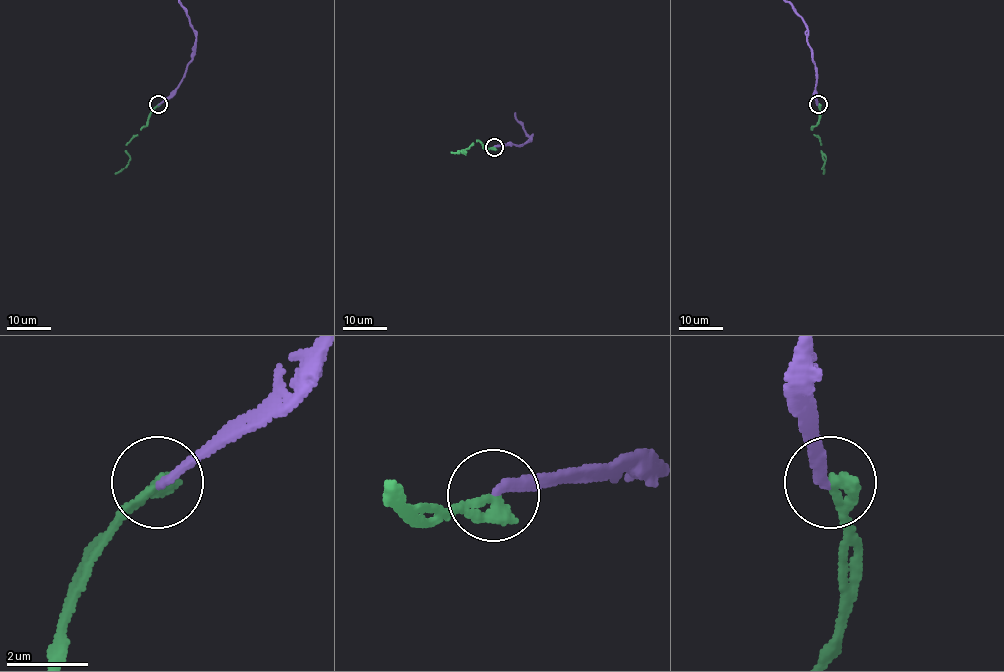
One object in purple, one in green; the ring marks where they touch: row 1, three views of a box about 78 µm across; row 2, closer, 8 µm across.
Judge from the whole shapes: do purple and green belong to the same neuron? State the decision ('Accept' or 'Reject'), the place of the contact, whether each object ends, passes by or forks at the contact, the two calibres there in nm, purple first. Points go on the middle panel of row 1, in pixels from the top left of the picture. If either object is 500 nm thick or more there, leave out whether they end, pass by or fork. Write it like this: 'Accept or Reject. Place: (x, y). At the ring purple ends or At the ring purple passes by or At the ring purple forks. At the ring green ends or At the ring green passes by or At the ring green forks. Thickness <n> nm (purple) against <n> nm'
Reject. Place: (494, 147). At the ring purple ends. At the ring green ends. Thickness 240 nm (purple) against 400 nm

